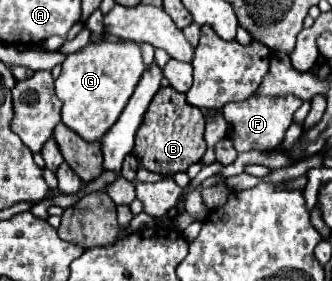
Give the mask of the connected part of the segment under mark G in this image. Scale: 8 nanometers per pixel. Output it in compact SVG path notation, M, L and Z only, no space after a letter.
M90 42L82 50L68 54L62 74L56 78L56 96L62 100L62 122L88 142L102 140L128 104L142 72L142 50L138 42Z

